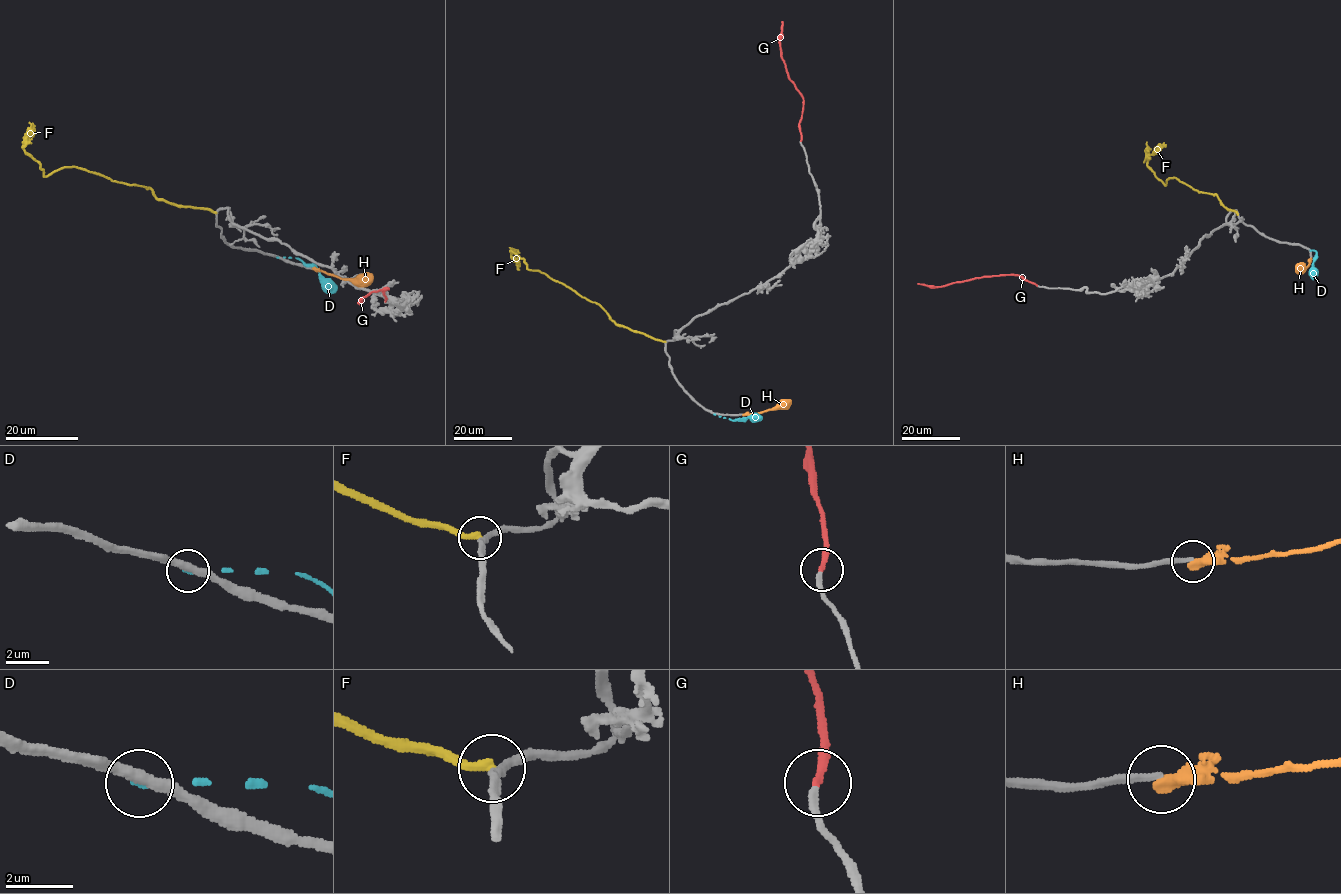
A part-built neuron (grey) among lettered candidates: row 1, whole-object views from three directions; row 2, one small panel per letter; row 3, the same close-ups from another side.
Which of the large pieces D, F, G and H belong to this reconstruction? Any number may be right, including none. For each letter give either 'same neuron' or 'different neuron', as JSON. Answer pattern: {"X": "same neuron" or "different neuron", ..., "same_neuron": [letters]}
{"D": "different neuron", "F": "different neuron", "G": "same neuron", "H": "different neuron", "same_neuron": ["G"]}

